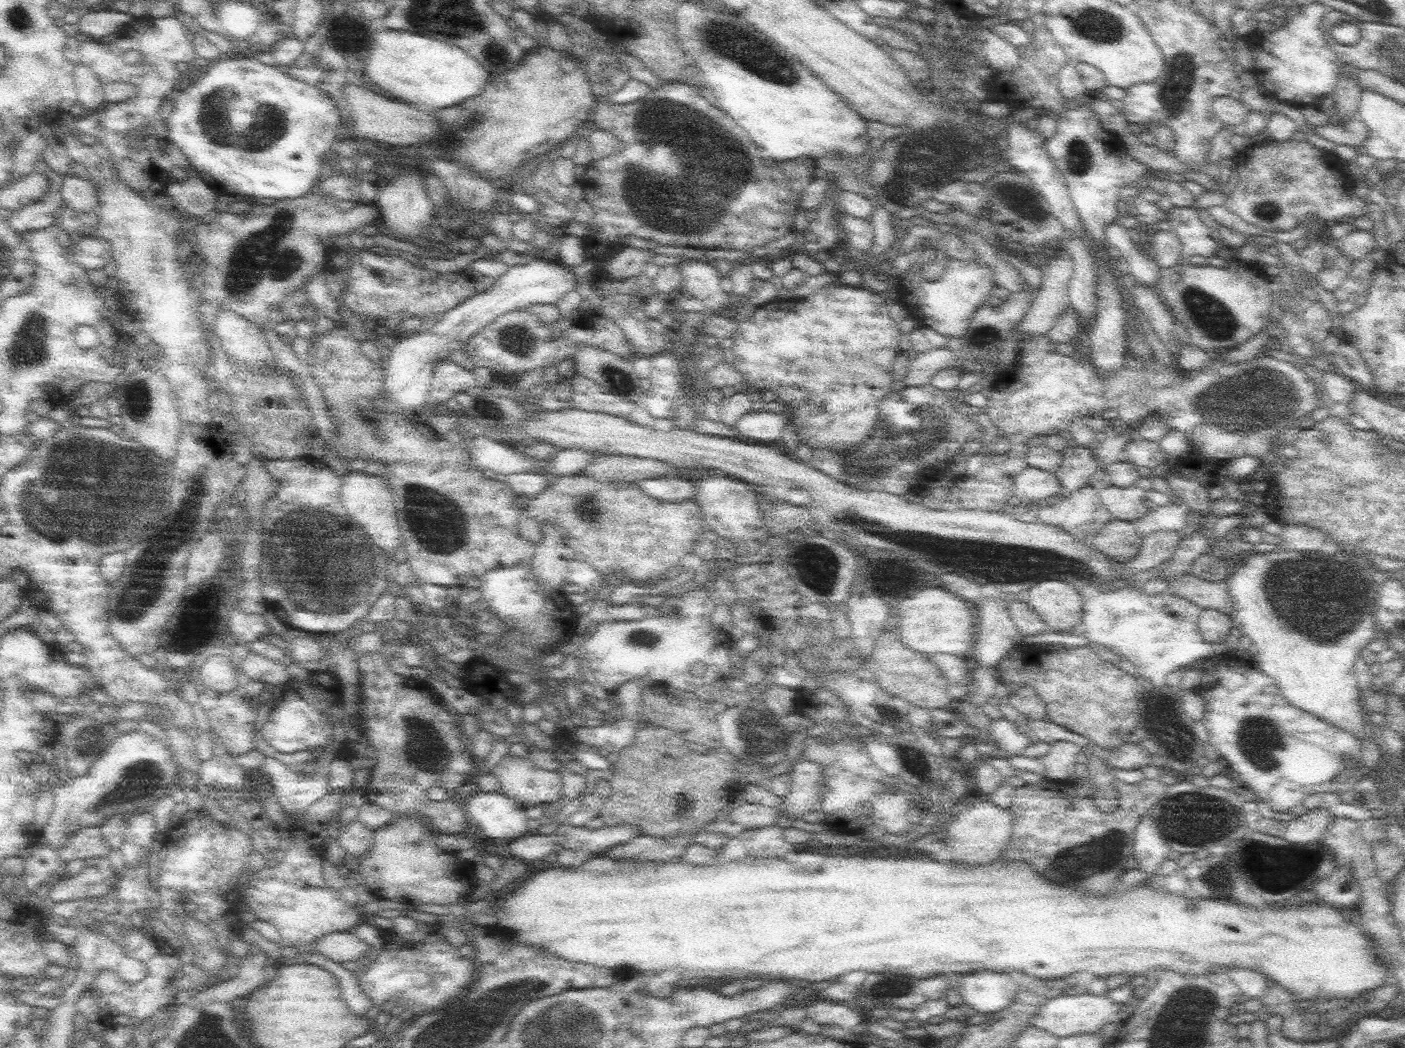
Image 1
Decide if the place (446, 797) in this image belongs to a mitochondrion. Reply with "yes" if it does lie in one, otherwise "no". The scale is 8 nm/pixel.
no

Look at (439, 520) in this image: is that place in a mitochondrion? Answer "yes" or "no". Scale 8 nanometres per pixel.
yes

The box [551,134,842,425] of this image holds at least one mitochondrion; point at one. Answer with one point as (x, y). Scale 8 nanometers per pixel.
(618, 380)

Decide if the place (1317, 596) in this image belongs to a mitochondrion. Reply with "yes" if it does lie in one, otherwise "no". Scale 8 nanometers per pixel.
yes

